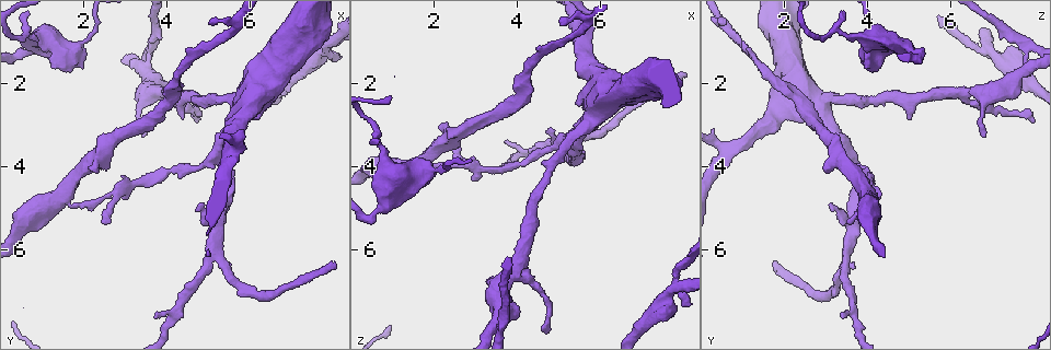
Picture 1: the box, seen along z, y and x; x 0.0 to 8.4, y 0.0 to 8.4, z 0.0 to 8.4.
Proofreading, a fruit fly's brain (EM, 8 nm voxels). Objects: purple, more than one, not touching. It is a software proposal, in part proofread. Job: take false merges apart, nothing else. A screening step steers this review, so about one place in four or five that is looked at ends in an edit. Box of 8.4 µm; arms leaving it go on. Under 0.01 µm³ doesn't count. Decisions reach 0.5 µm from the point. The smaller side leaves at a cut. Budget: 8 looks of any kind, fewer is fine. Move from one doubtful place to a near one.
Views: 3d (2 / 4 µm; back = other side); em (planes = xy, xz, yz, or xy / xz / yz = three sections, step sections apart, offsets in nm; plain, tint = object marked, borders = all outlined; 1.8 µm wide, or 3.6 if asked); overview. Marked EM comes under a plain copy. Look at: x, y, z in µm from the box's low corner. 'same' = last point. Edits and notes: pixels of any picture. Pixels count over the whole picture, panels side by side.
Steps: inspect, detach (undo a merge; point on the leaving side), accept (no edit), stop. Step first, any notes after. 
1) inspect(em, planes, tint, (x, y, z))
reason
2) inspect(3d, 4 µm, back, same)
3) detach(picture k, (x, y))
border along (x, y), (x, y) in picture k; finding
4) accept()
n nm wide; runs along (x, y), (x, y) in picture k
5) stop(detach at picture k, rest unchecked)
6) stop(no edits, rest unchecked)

inspect(3d, 2 µm, (2.10, 0.95, 4.10))
sudden change in width

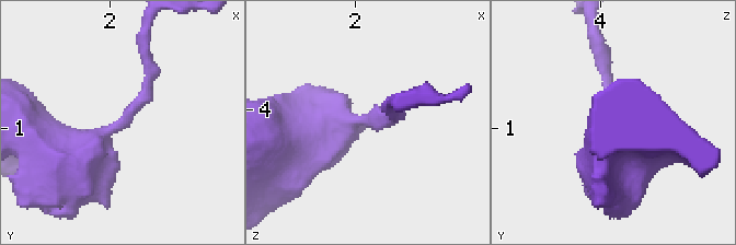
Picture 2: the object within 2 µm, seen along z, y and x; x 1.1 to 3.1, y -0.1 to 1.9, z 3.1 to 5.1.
inspect(em, xz, step 4, tint, (2.08, 0.94, 4.08))
now the EM

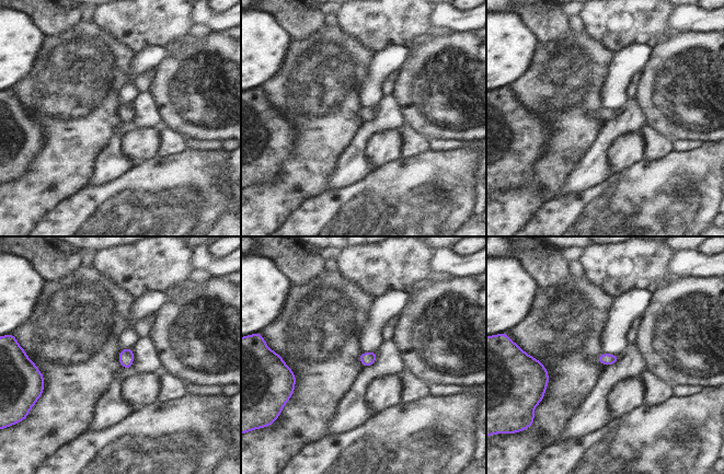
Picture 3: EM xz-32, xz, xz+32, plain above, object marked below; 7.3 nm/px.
inspect(em, planes, tint, same)

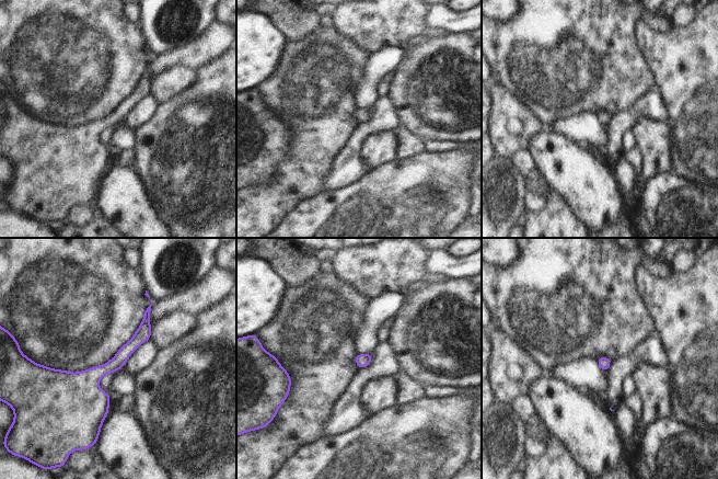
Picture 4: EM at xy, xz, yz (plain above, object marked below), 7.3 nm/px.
accept()
one cell here

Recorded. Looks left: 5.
inspect(em, planes, borders, (3.55, 1.70, 7.75))
three-way junction

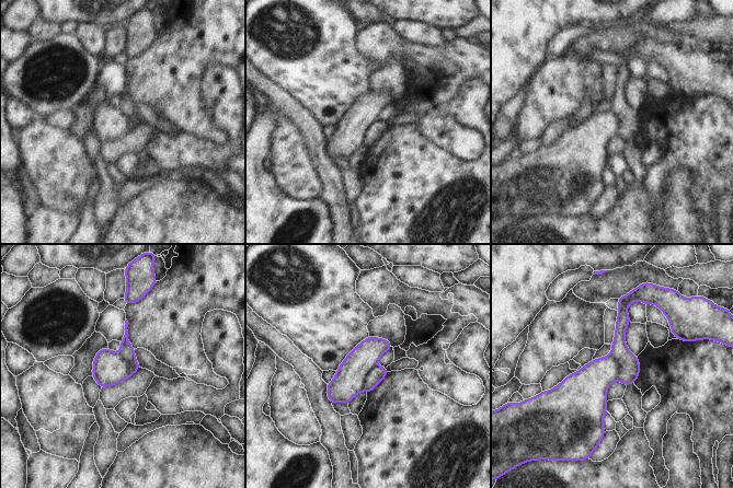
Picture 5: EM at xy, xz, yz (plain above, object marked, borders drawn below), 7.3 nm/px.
detach(picture 5, (376, 374))
240 nm wide; border along (376, 366), (364, 378), (362, 390) in picture 5; a second cell is stuck on

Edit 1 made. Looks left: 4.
inspect(overview)
redraw

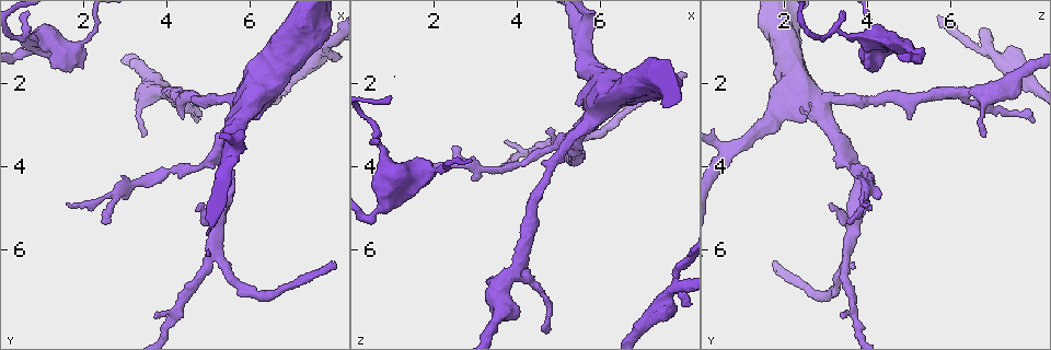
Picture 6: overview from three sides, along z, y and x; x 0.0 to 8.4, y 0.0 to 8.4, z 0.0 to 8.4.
inspect(3d, 4 µm, (2.85, 4.65, 3.95))

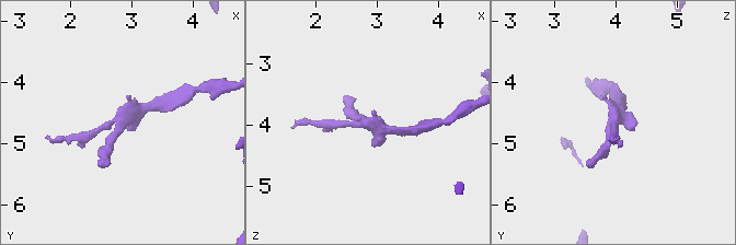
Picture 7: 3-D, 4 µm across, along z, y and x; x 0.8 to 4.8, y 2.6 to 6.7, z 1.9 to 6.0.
inspect(em, xy, step 8, tint, (2.85, 4.65, 3.95))
need the tissue

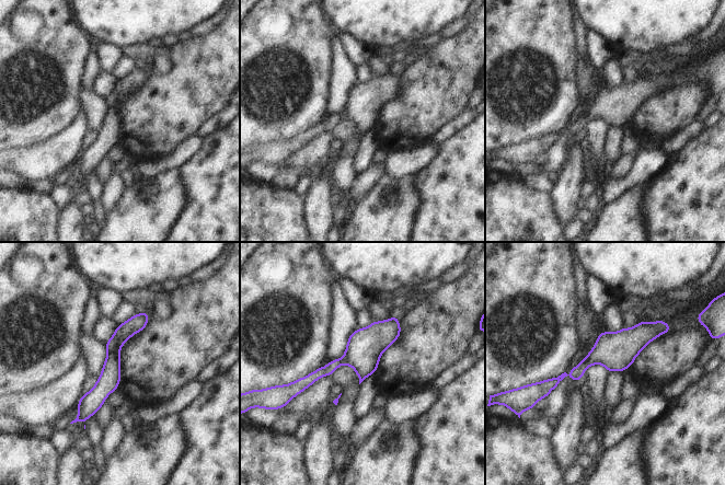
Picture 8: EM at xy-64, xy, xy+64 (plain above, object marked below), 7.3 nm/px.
inspect(em, planes, tint, same)

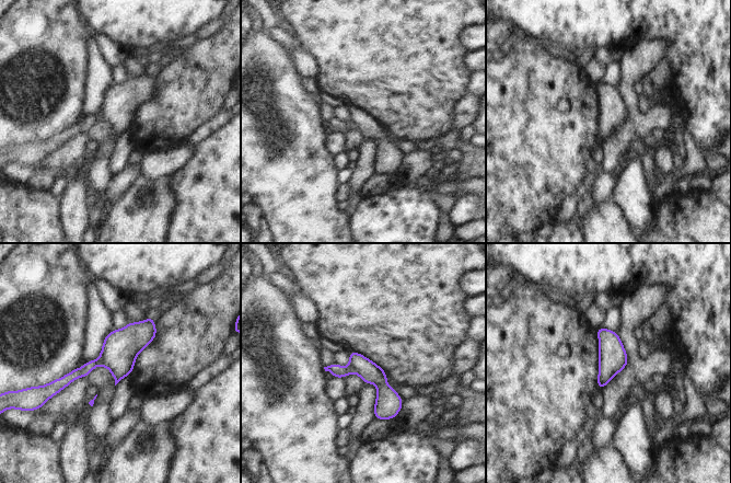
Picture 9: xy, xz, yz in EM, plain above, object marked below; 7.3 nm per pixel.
accept()
160 nm wide; continuous, no second cell

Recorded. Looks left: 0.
stop(detach at picture 5, rest unchecked)

